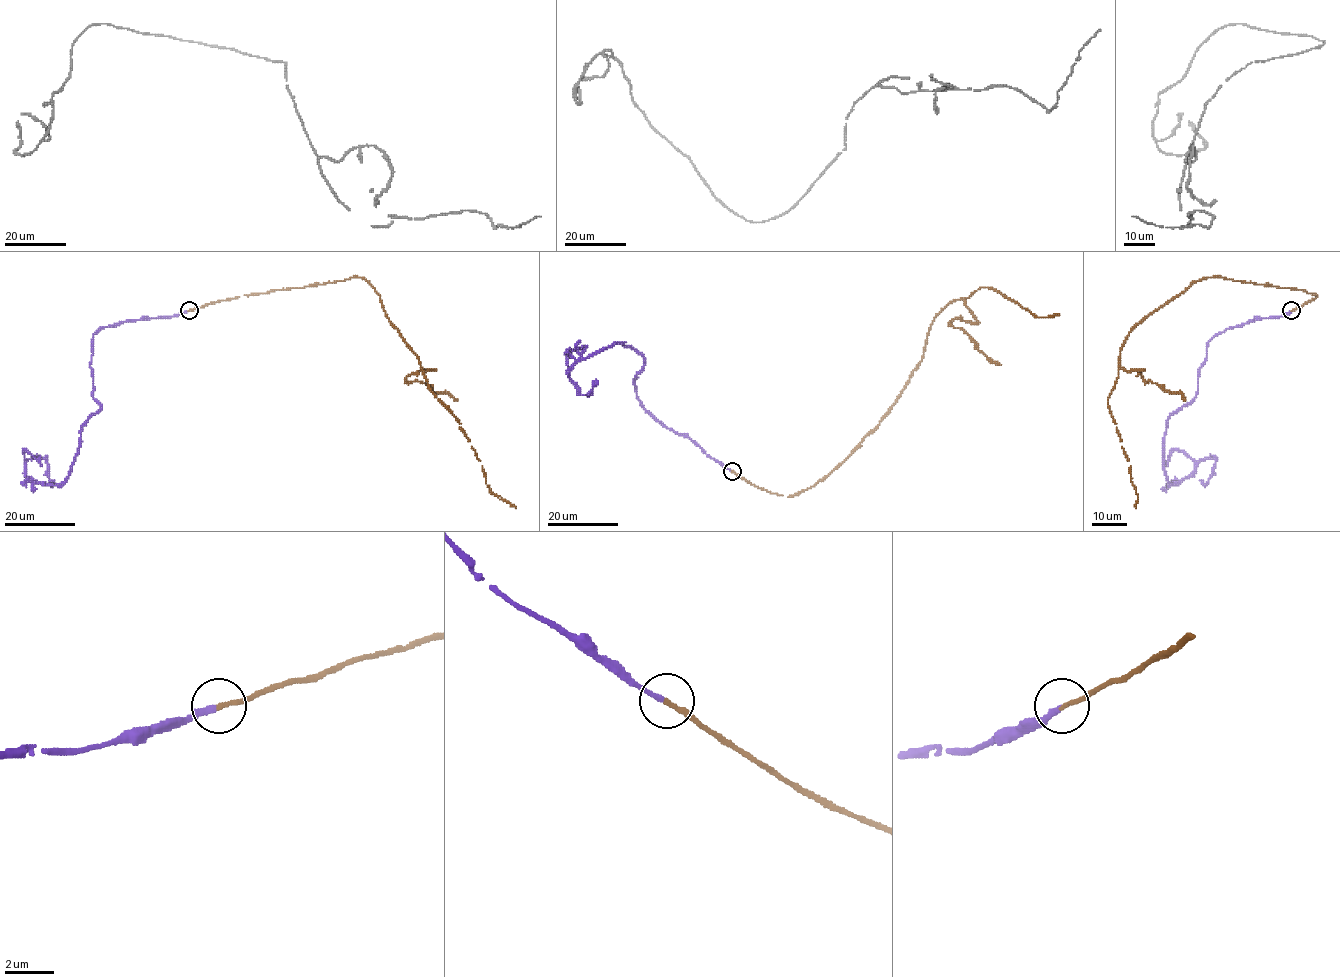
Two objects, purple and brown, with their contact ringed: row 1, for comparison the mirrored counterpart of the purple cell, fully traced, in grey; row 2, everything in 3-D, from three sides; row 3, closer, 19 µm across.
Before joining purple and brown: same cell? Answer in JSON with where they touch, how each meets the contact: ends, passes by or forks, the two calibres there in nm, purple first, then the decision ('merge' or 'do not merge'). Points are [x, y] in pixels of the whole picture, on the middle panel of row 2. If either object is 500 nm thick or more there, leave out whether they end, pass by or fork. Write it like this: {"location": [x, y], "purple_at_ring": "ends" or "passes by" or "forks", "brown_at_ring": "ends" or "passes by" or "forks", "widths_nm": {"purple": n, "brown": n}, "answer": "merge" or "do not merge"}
{"location": [732, 471], "purple_at_ring": "ends", "brown_at_ring": "ends", "widths_nm": {"purple": 190, "brown": 180}, "answer": "merge"}

